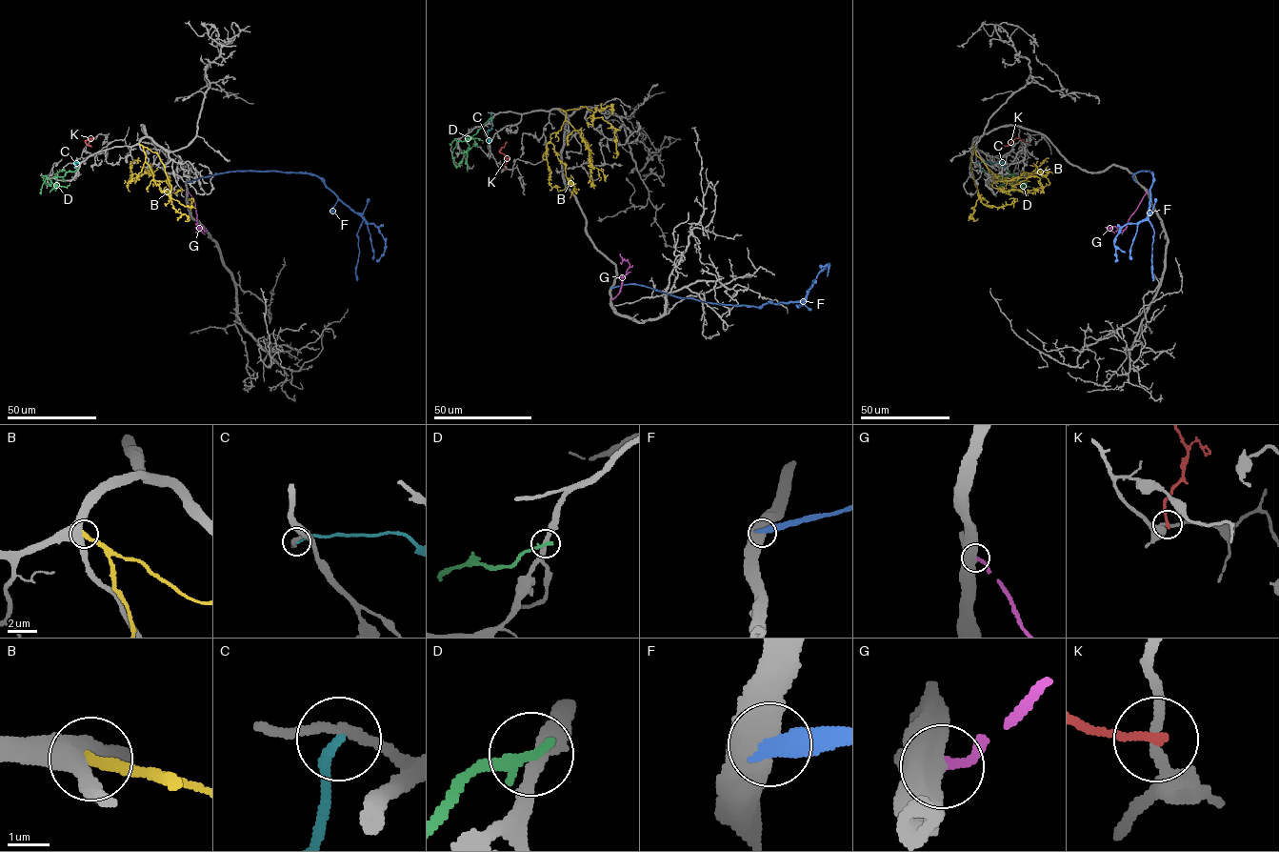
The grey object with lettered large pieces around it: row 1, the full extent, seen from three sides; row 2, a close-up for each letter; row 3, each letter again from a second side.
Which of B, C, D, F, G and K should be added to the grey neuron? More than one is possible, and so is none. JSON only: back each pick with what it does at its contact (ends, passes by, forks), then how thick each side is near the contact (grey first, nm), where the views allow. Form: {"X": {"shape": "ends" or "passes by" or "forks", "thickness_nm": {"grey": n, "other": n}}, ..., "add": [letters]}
{"add": []}

